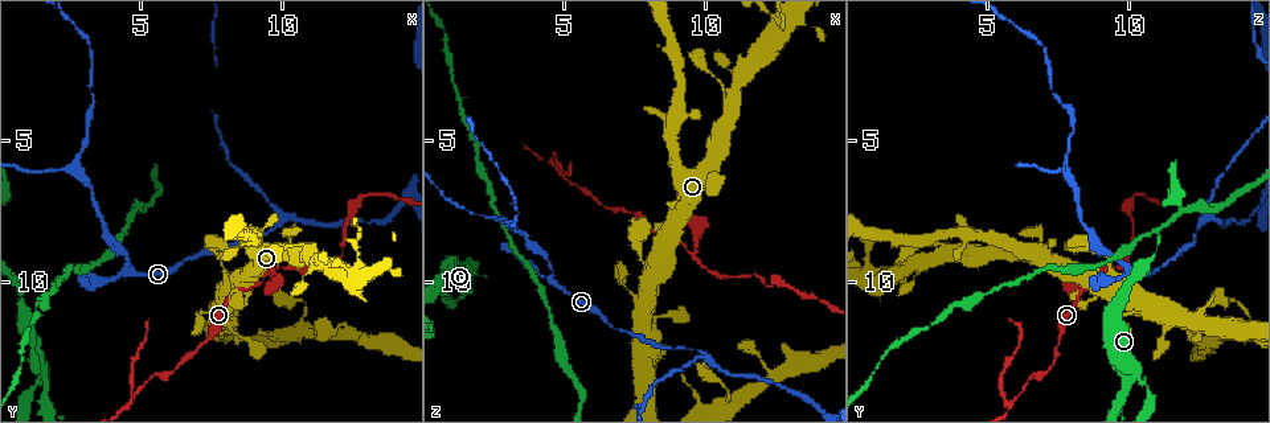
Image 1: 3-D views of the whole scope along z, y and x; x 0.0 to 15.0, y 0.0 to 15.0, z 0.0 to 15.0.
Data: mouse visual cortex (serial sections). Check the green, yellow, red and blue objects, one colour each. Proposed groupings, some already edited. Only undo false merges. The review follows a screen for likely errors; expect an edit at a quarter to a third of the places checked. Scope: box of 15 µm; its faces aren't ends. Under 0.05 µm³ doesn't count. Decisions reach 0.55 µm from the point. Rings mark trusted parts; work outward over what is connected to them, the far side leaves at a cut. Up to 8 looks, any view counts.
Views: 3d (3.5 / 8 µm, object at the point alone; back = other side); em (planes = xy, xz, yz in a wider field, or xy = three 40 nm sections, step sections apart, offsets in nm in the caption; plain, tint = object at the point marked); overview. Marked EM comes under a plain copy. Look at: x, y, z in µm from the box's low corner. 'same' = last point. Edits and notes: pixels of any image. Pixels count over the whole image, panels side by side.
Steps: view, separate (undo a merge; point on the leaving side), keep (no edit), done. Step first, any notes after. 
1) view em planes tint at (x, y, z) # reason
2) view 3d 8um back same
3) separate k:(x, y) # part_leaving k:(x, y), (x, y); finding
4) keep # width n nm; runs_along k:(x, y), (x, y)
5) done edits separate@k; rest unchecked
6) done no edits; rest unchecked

view 3d 3.5um back at (10.2, 7.7, 12.7) # calibre changes

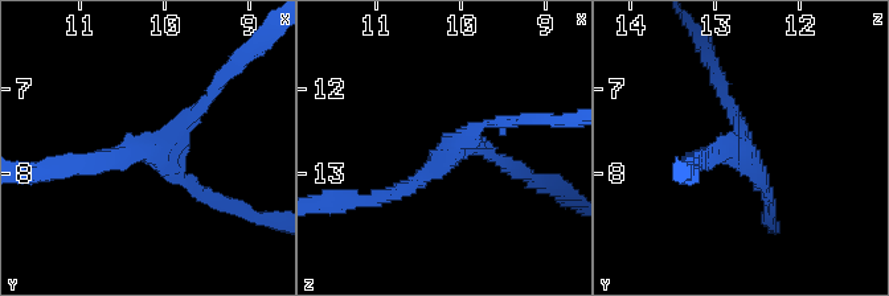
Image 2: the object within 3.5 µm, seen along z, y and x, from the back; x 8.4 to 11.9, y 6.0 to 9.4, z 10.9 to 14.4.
view em xy step 3 tint at (10.10, 7.75, 12.75) # arms 3; arm_widths 150, 200, 200 nm; now the EM

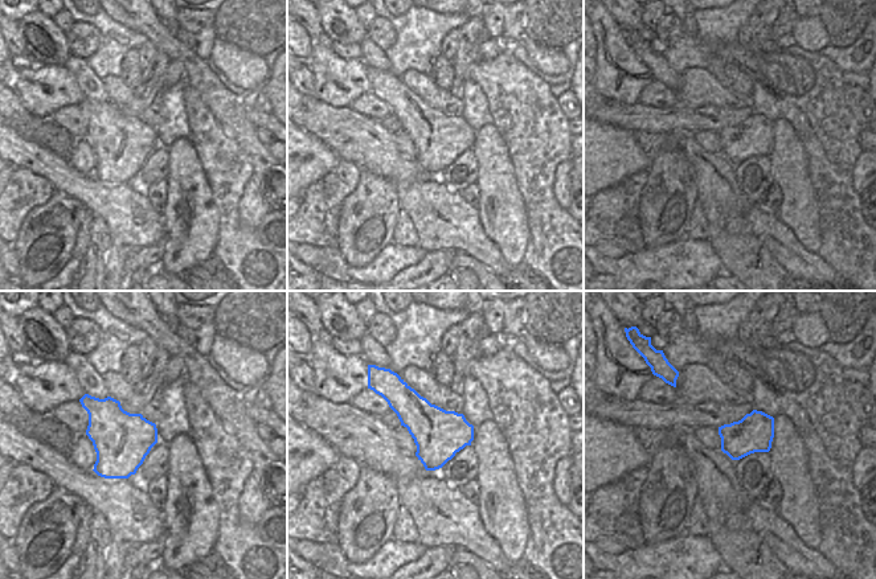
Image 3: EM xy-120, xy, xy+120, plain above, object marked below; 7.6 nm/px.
view em xy step 5 tint same # cut it another way

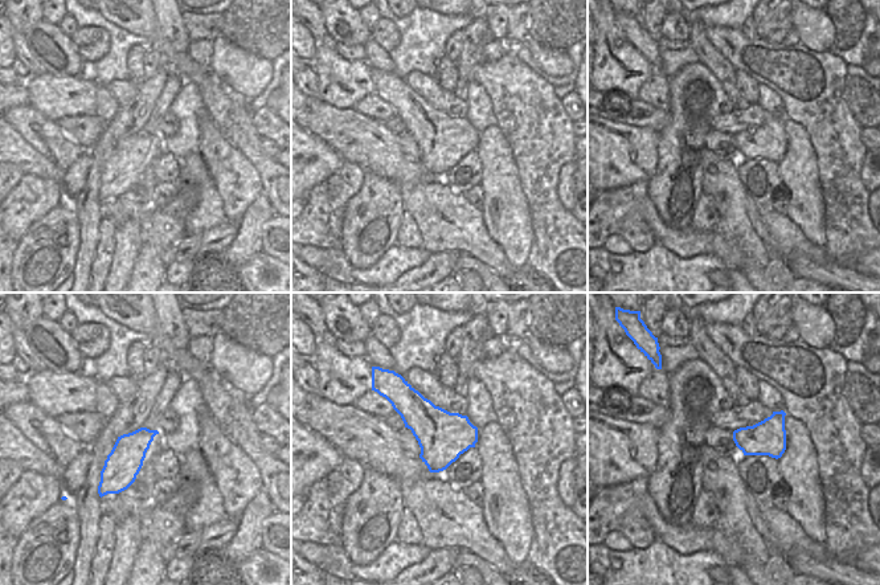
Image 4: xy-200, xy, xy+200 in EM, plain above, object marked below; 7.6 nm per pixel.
keep # all the same cell

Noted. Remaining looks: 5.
view 3d 3.5um at (4.5, 9.5, 10.0) # branch point

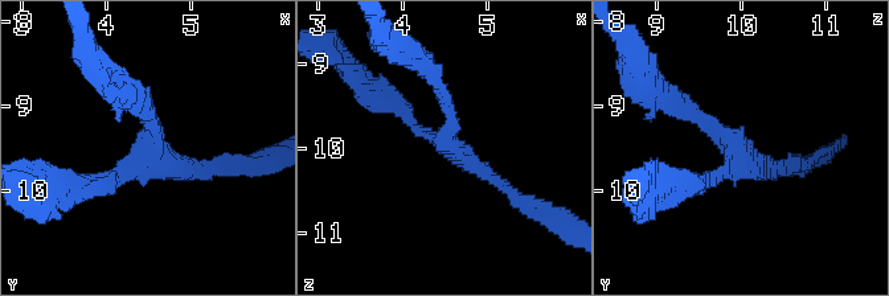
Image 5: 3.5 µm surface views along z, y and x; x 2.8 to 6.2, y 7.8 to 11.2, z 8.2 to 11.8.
view em planes tint at (4.50, 9.55, 9.95) # need the tissue

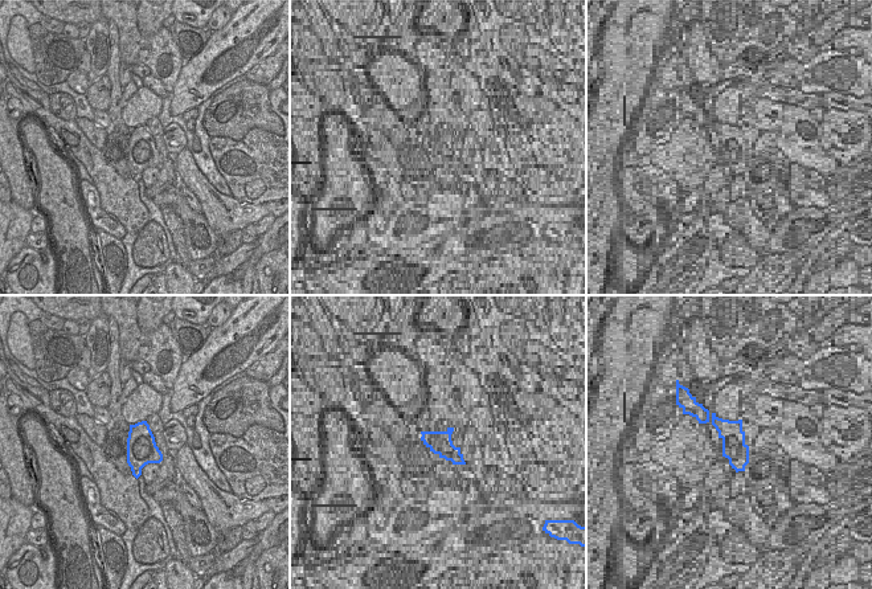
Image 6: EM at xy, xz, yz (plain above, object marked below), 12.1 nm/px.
keep # width 360 nm; runs_along 5:(520, 200), (447, 143), (439, 82); continuous, no second cell

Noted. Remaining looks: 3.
view 3d 3.5um at (1.5, 13.0, 10.1)

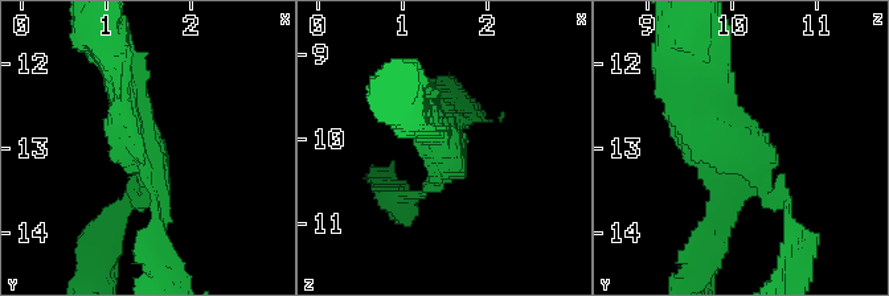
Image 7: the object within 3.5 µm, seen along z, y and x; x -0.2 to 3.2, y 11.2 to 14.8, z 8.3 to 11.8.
view em xy step 1 tint at (1.50, 13.10, 10.10) # shape alone is not enough

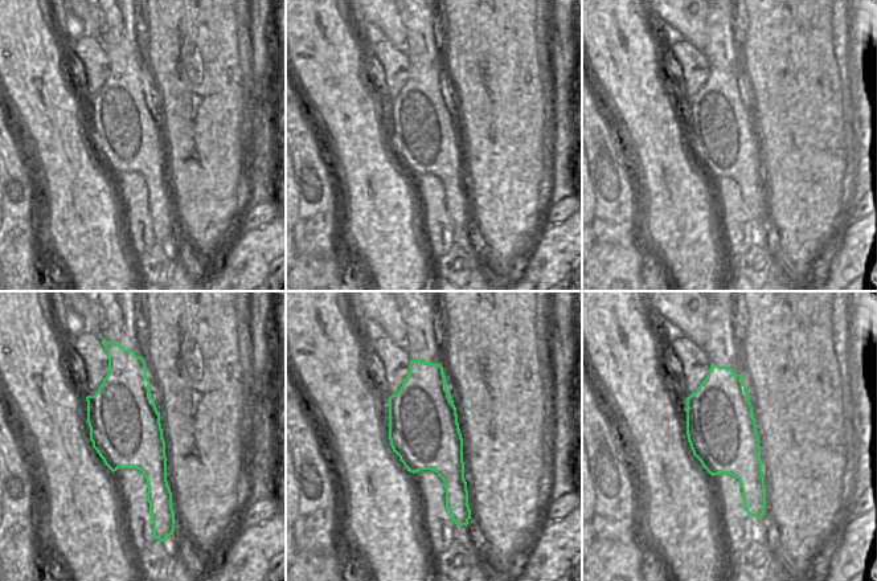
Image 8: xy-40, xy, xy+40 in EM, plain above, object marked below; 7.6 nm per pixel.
view em planes tint same # another direction

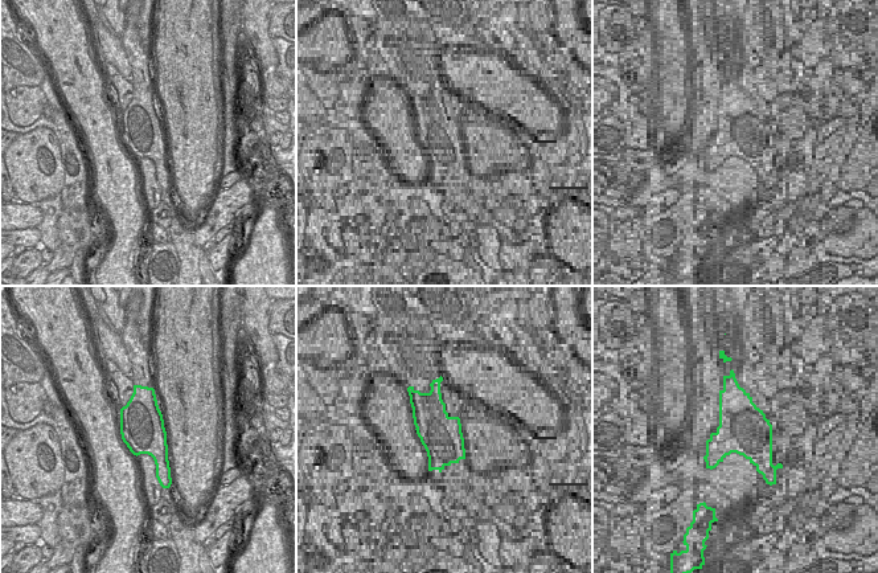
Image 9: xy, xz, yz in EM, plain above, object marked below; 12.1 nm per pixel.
keep # width 550 nm; runs_along 7:(717, 73), (713, 122), (787, 212); one cell here

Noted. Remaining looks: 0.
done no edits; rest unchecked

